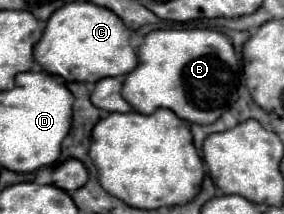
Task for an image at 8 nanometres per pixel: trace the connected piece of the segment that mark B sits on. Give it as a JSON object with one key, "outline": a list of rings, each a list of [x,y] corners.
{"outline":[[[157,29],[145,35],[141,47],[137,49],[139,65],[127,75],[123,83],[123,99],[143,115],[153,113],[159,107],[171,109],[179,119],[189,123],[213,123],[231,105],[233,95],[239,87],[239,59],[235,55],[233,43],[227,35],[213,29]]]}

